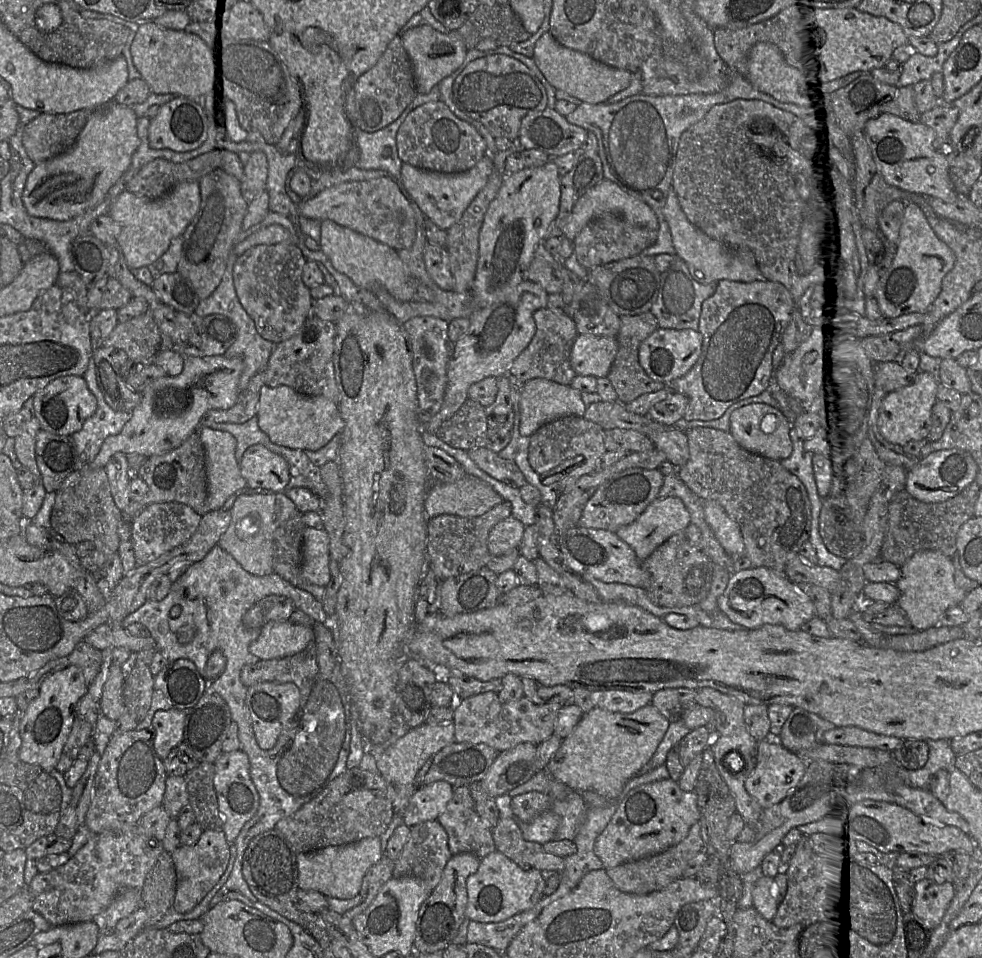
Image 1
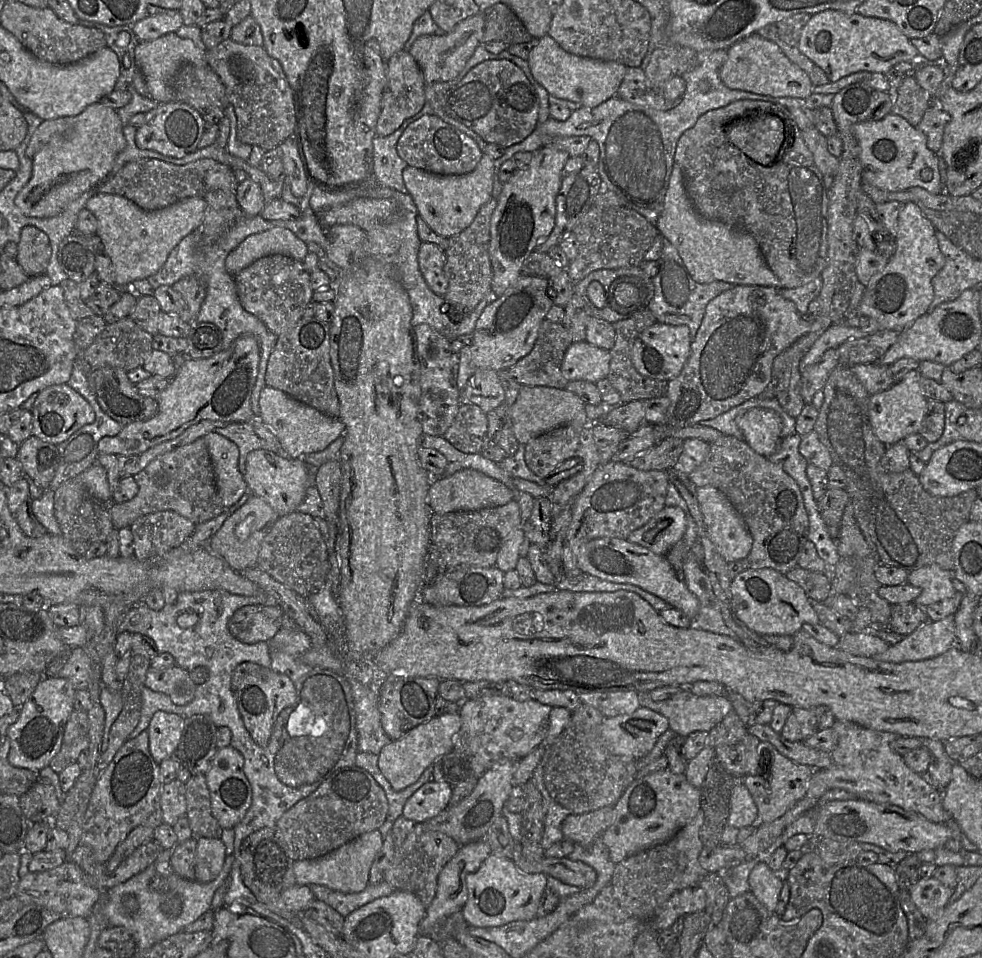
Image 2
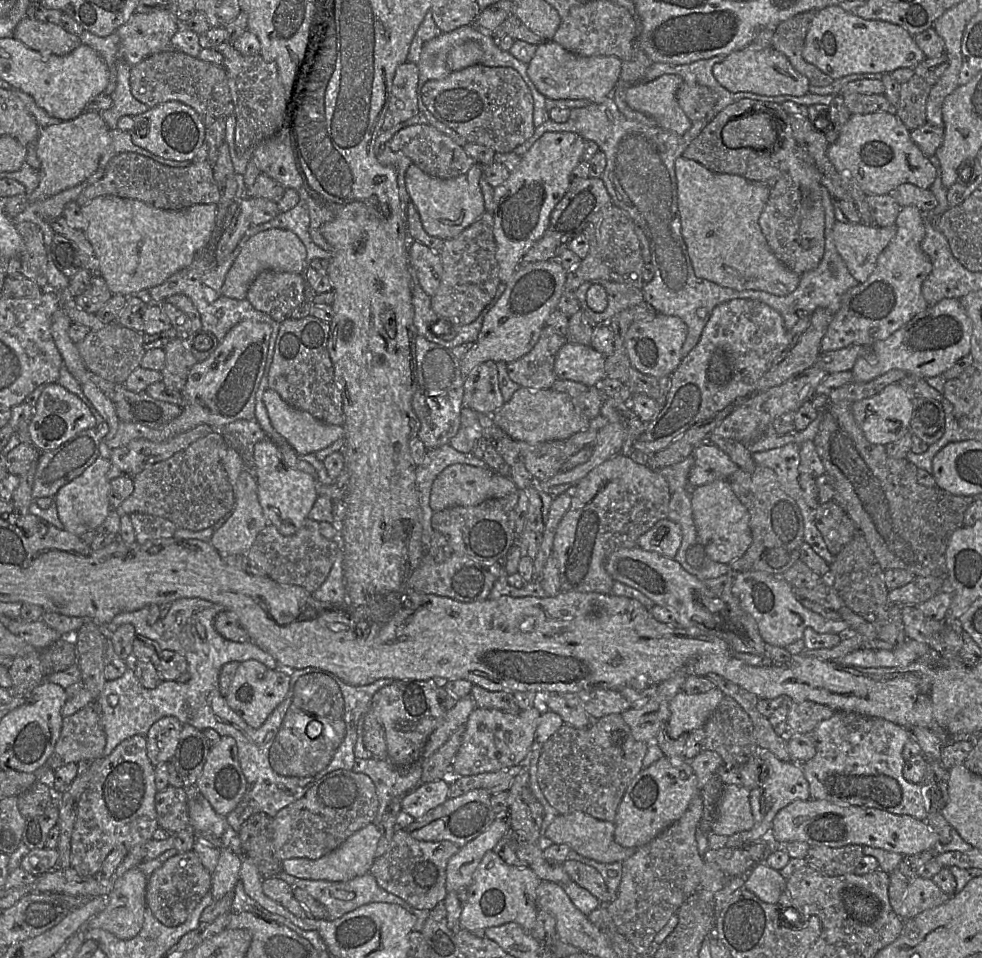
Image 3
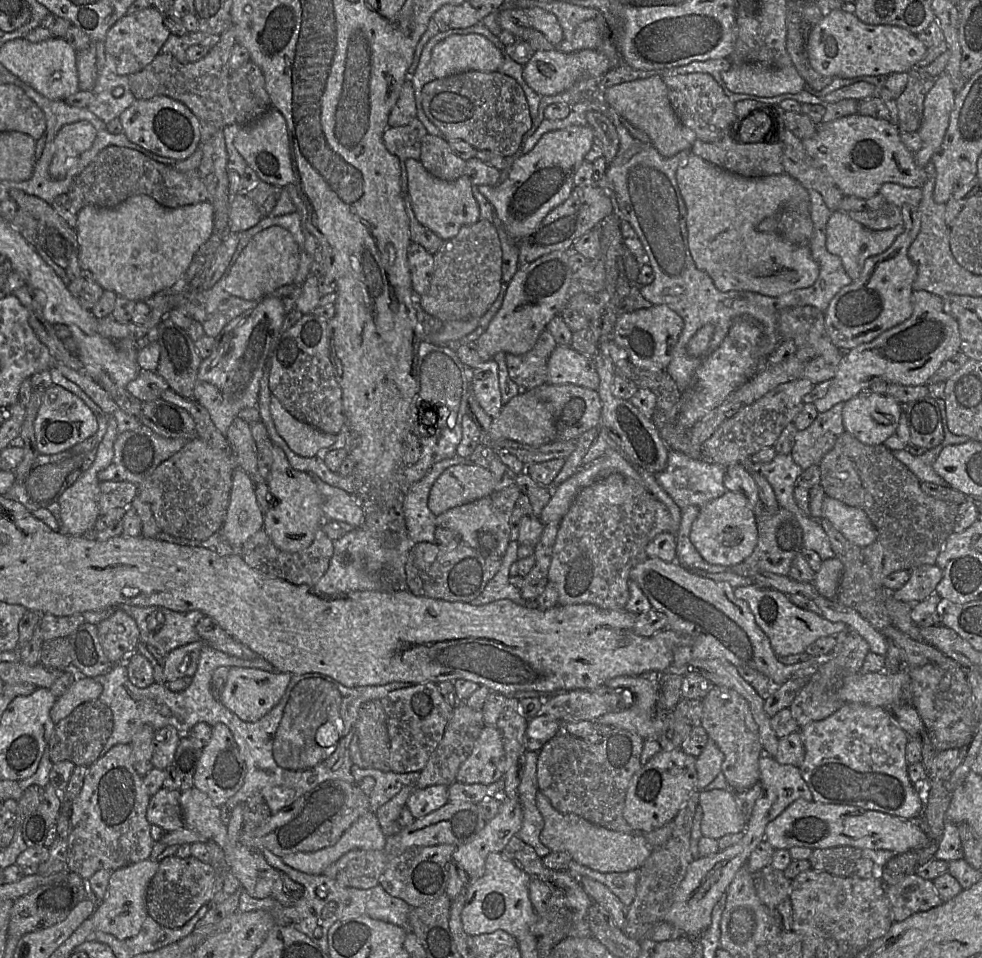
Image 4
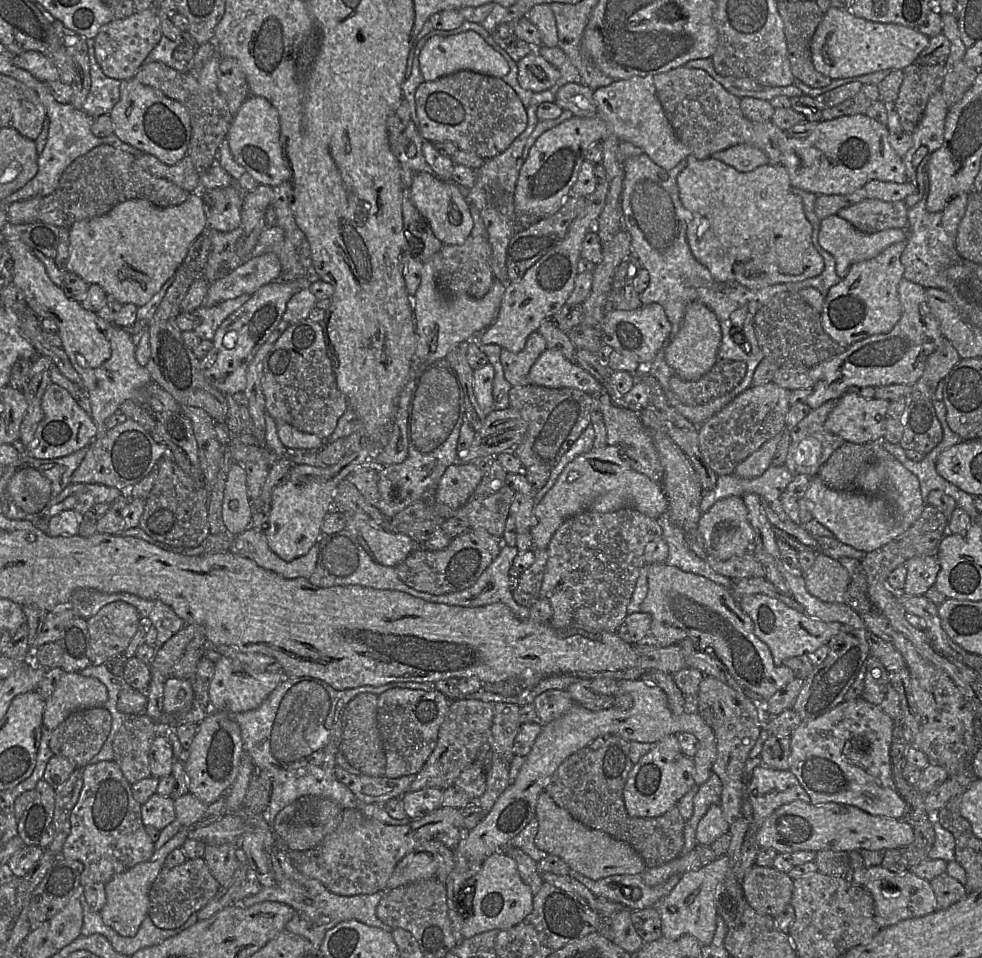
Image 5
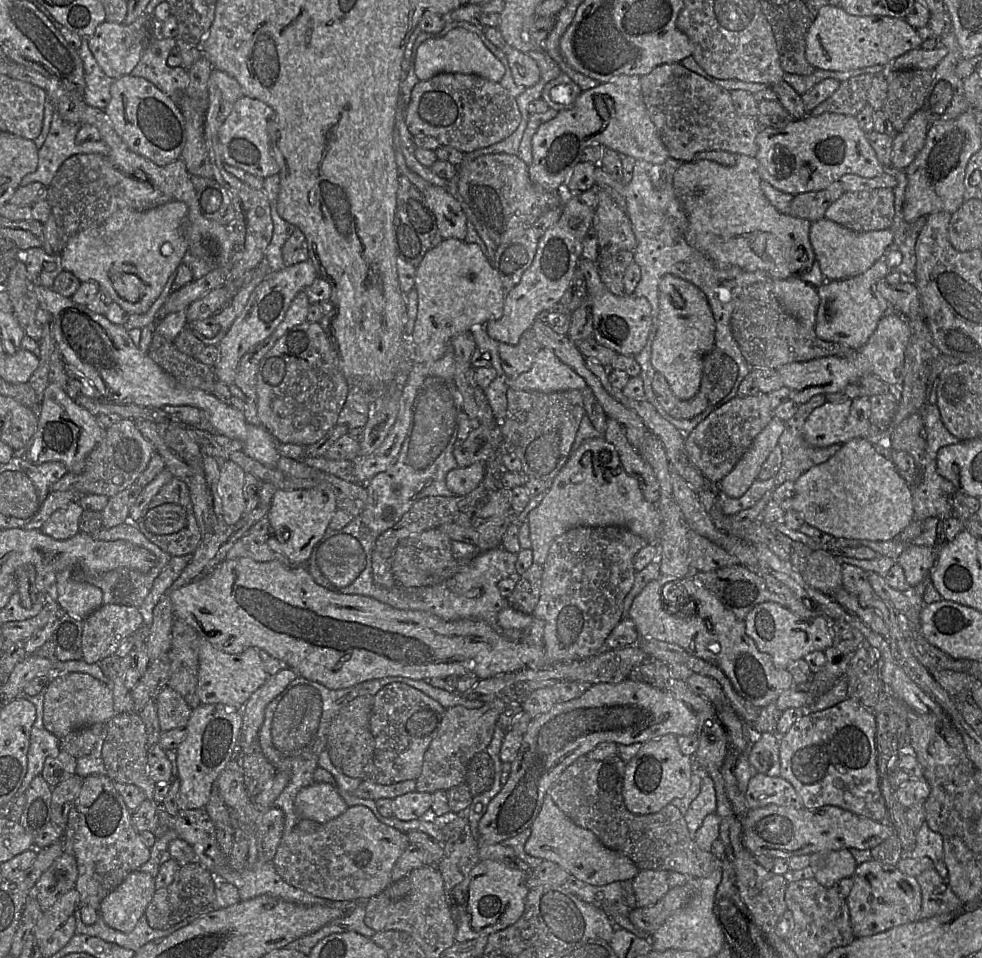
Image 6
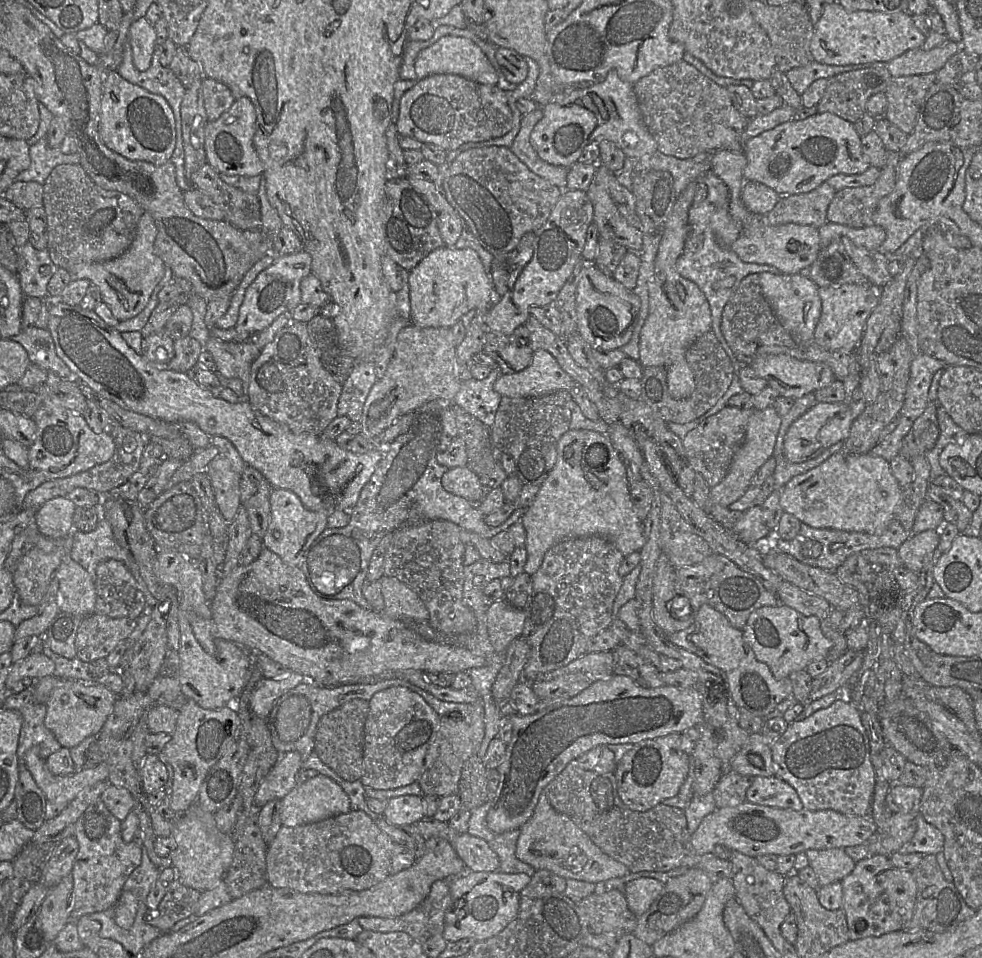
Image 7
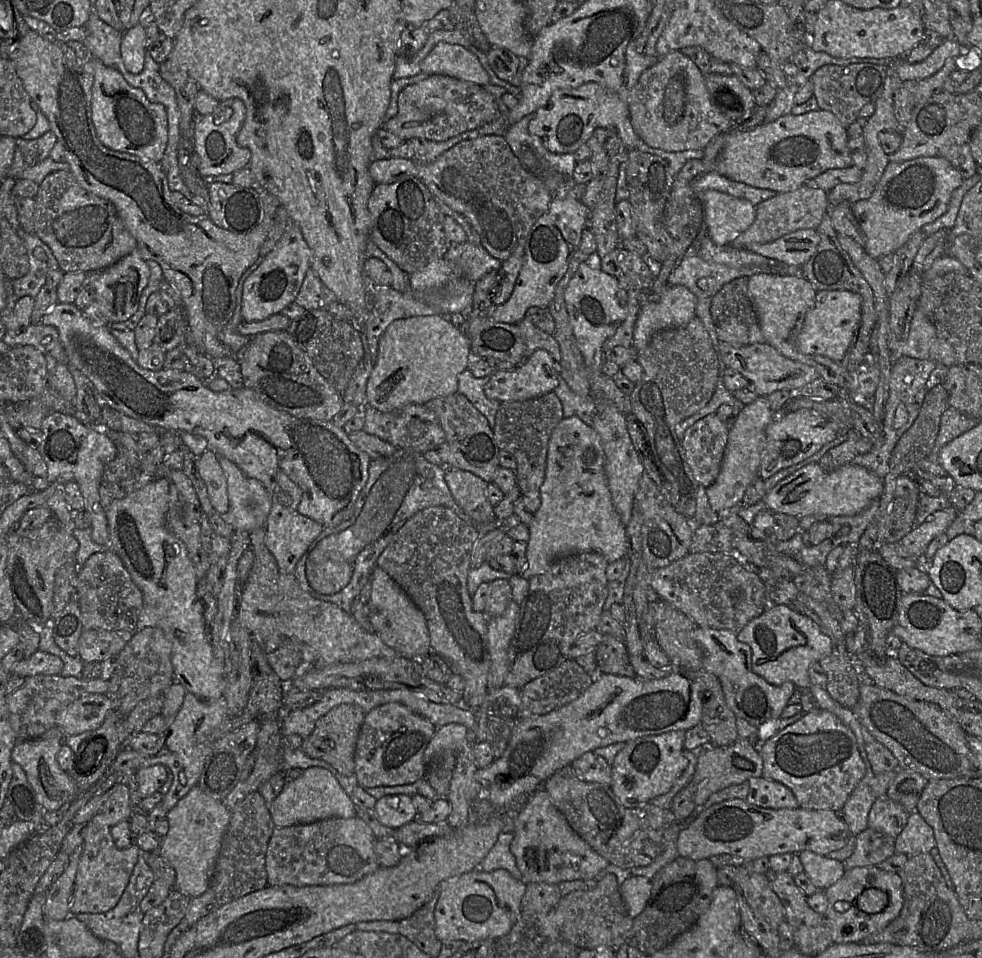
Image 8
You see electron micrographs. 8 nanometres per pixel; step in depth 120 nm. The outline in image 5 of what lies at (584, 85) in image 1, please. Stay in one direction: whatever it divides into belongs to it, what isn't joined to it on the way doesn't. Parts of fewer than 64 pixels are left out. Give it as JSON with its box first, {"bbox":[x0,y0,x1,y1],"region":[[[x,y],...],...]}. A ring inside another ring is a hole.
{"bbox":[517,52,560,93],"region":[[[532,52],[517,63],[519,85],[533,93],[550,89],[560,78],[559,70],[538,52]]]}

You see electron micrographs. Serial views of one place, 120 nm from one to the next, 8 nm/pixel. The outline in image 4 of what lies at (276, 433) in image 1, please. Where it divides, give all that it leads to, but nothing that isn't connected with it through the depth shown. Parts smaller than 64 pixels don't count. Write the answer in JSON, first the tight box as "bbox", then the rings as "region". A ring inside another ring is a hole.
{"bbox":[270,395,336,457],"region":[[[273,395],[270,399],[270,412],[277,433],[299,456],[313,457],[336,440],[335,434],[323,432],[295,418]]]}

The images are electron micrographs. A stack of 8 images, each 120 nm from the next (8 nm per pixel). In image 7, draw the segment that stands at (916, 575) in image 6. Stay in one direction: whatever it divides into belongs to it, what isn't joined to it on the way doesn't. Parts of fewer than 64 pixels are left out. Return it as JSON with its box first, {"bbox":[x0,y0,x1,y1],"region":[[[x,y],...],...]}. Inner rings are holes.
{"bbox":[897,530,940,573],"region":[[[926,530],[912,534],[897,549],[903,565],[914,573],[920,573],[931,561],[939,540],[940,530]]]}

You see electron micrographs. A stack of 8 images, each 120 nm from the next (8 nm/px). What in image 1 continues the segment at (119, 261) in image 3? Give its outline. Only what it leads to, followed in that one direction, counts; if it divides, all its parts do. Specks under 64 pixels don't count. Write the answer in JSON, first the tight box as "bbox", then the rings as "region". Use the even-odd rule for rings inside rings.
{"bbox":[108,181,200,269],"region":[[[198,181],[182,182],[163,196],[149,199],[123,191],[112,204],[108,215],[120,226],[117,243],[130,269],[147,267],[168,249],[171,241],[183,234],[200,207]]]}

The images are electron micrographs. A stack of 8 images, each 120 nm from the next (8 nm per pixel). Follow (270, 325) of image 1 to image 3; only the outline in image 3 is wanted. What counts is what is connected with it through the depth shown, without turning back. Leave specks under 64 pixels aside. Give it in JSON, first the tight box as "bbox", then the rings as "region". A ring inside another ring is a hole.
{"bbox":[247,270,308,323],"region":[[[265,270],[251,283],[247,300],[258,311],[281,323],[308,297],[308,286],[300,273]]]}

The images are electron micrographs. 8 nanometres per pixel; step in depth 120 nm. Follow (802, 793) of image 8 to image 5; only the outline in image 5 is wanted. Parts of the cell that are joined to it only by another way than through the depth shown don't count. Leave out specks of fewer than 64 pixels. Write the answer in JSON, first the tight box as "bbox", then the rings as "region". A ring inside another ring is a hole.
{"bbox":[789,697,906,819],"region":[[[861,697],[846,700],[815,719],[802,720],[790,735],[789,770],[810,797],[810,803],[835,802],[855,806],[874,816],[902,819],[906,804],[895,787],[890,757],[895,725],[893,718]]]}

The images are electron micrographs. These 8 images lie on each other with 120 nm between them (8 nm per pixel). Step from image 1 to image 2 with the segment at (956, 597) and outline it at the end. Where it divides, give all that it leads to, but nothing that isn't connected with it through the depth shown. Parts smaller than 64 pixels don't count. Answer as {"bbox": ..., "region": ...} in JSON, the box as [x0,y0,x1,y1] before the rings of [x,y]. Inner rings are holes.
{"bbox":[907,564,956,608],"region":[[[931,564],[908,573],[907,583],[919,587],[921,594],[913,602],[921,608],[951,598],[956,593],[953,571]]]}

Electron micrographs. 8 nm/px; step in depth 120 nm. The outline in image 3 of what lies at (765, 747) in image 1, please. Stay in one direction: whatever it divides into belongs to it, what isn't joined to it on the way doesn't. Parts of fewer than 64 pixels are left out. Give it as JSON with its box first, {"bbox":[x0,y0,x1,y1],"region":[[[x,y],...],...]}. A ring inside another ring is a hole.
{"bbox":[750,749,810,842],"region":[[[760,749],[763,781],[750,791],[750,805],[754,825],[750,830],[750,842],[766,839],[772,829],[776,814],[795,800],[810,800],[810,788],[802,770],[802,764],[780,760],[771,751]]]}

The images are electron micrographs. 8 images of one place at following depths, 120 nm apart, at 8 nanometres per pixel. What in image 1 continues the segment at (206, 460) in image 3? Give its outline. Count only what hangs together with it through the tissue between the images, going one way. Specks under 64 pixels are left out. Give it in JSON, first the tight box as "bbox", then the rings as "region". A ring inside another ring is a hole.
{"bbox":[122,431,211,521],"region":[[[199,431],[190,435],[179,447],[165,454],[146,459],[136,474],[146,482],[149,491],[140,500],[130,501],[122,511],[125,520],[132,521],[143,509],[154,503],[182,503],[191,507],[201,516],[211,511],[207,501],[205,450],[199,437]]]}

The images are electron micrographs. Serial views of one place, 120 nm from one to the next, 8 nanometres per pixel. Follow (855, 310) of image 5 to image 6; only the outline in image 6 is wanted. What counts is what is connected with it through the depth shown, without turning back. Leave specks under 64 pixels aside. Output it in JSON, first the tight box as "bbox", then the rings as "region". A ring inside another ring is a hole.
{"bbox":[815,256,890,348],"region":[[[886,256],[881,257],[870,269],[855,277],[826,281],[817,288],[820,305],[816,315],[815,332],[825,341],[841,343],[850,348],[862,347],[875,332],[890,305],[879,292],[877,285],[890,273]]]}

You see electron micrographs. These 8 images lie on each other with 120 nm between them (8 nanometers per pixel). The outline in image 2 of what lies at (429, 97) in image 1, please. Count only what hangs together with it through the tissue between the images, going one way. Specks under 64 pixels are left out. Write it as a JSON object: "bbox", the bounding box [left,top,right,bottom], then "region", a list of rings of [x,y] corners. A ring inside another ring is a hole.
{"bbox":[372,102,433,193],"region":[[[426,102],[414,116],[405,119],[390,135],[373,138],[373,175],[372,179],[380,185],[408,193],[404,181],[403,170],[408,166],[396,151],[396,143],[405,128],[423,115],[433,114],[431,106]]]}

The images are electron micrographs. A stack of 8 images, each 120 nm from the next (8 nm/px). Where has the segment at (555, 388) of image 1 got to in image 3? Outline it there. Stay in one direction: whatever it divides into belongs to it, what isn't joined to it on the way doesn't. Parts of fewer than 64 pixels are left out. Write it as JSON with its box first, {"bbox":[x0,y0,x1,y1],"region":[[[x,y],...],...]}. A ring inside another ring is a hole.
{"bbox":[492,387,589,445],"region":[[[520,387],[492,416],[496,426],[516,441],[539,445],[550,441],[564,441],[572,435],[587,431],[589,420],[575,408],[569,395],[553,389]]]}

